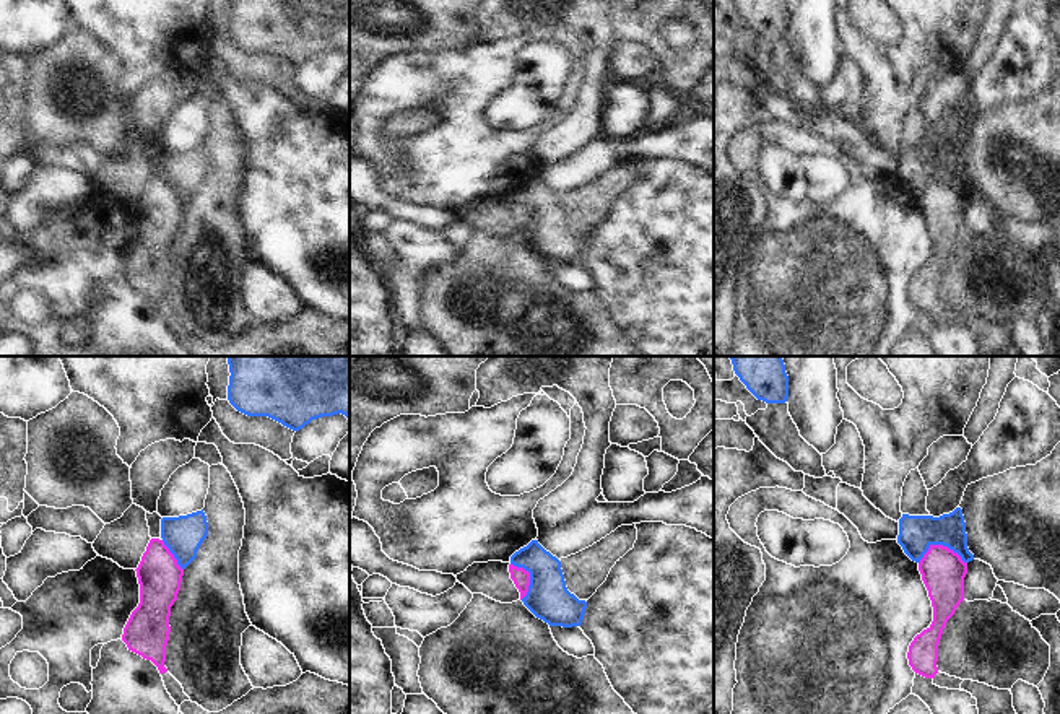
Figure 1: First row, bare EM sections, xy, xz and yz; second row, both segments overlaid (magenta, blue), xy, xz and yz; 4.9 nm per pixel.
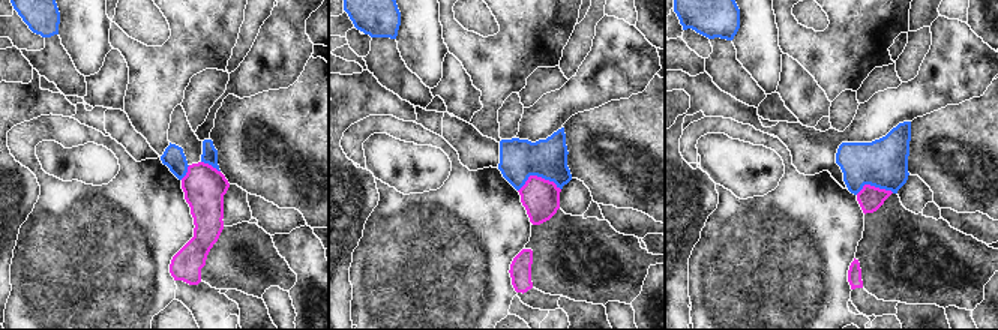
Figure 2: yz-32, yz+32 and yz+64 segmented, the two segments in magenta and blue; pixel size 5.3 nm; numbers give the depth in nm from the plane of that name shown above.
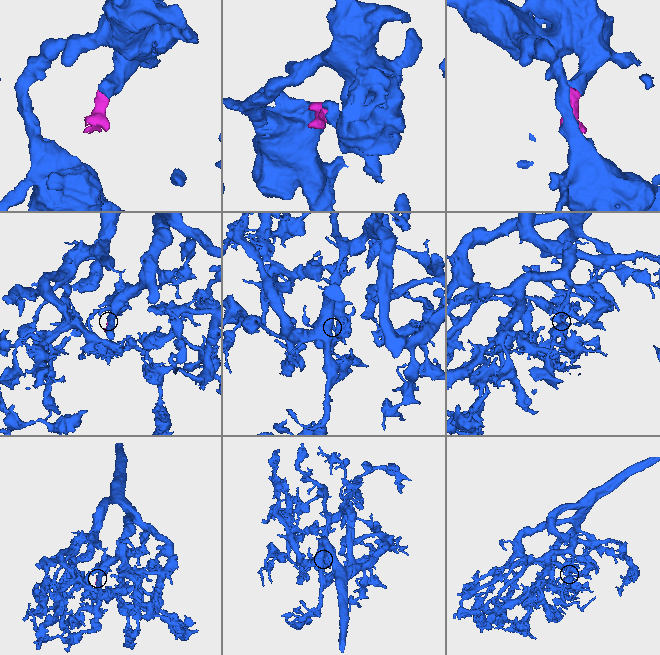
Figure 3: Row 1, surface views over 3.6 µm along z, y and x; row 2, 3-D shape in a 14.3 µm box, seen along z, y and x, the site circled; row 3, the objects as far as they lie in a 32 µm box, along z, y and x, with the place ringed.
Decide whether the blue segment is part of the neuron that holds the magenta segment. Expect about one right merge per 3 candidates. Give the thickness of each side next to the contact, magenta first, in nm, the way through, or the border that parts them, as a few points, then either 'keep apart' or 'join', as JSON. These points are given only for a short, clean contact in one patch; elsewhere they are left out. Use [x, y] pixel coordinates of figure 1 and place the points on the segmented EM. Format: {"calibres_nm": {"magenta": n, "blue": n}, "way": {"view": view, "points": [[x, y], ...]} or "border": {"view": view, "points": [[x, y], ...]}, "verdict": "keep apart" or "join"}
{"calibres_nm": {"magenta": 220, "blue": 180}, "border": {"view": "yz", "points": [[919, 560], [932, 545], [947, 545], [966, 563]]}, "verdict": "keep apart"}

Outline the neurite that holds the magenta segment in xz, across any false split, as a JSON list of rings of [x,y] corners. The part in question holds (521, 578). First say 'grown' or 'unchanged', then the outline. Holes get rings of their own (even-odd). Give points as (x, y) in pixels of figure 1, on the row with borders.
unchanged | [[[509,564],[509,573],[510,573],[510,579],[514,581],[515,587],[520,592],[520,600],[522,600],[528,592],[530,573],[514,564]]]

